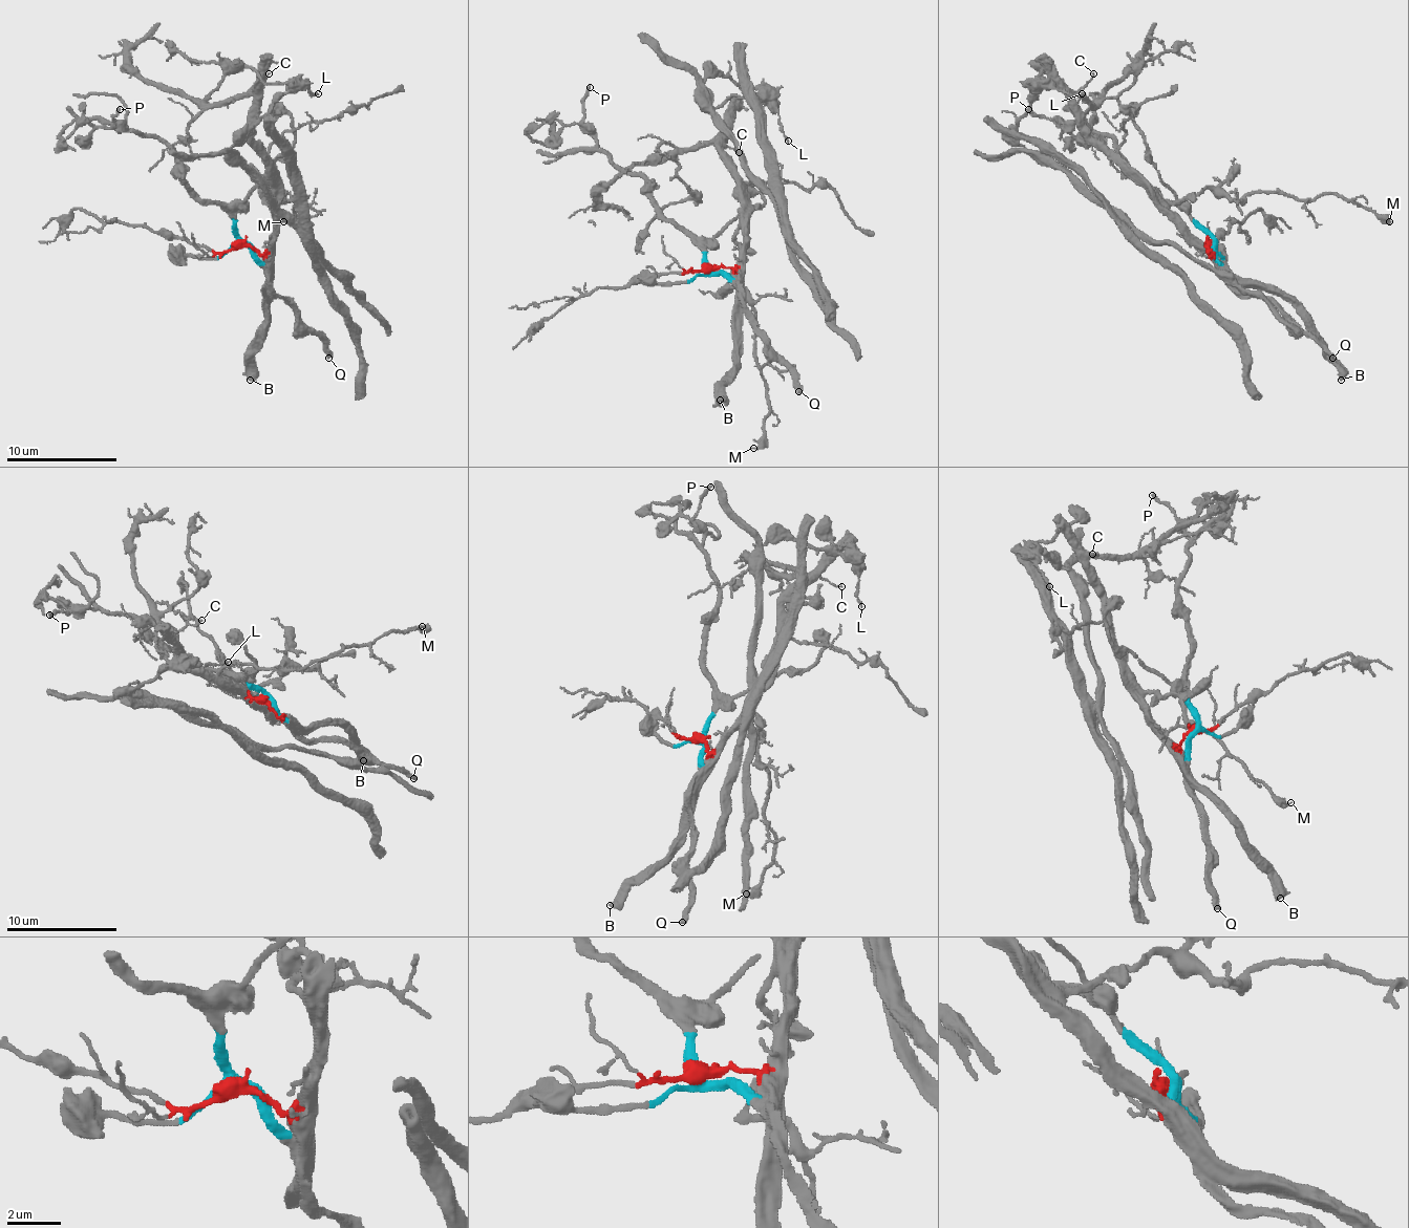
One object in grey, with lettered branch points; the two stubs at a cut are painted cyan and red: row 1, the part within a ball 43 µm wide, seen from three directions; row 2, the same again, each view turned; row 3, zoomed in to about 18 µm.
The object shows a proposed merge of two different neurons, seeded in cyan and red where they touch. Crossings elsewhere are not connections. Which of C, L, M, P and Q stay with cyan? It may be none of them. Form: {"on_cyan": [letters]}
{"on_cyan": ["P", "Q"]}

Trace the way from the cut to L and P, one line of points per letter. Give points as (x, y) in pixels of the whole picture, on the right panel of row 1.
L: (1214, 244), (1208, 253), (1091, 138), (1074, 98), (1047, 69), (1039, 84), (1030, 84), (1083, 94)
P: (1214, 241), (1197, 222), (1177, 206), (1167, 202), (1147, 184), (1111, 136), (1086, 128), (1061, 125), (1027, 108)

